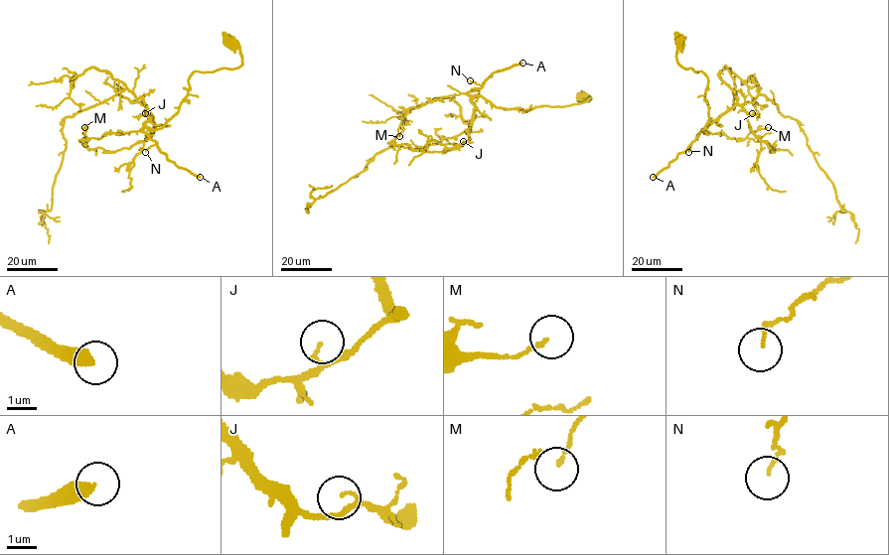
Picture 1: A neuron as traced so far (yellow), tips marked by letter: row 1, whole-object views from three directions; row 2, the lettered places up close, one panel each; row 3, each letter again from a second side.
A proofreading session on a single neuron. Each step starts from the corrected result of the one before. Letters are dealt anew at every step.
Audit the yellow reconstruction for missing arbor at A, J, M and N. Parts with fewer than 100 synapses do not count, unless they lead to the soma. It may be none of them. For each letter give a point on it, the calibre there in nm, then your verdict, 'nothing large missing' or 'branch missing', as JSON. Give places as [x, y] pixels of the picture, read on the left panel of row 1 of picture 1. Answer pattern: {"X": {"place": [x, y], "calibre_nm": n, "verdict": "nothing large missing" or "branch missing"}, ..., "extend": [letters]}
{"A": {"place": [200, 177], "calibre_nm": 440, "verdict": "branch missing"}, "J": {"place": [145, 113], "calibre_nm": 90, "verdict": "nothing large missing"}, "M": {"place": [84, 127], "calibre_nm": 120, "verdict": "nothing large missing"}, "N": {"place": [145, 152], "calibre_nm": 90, "verdict": "nothing large missing"}, "extend": ["A"]}

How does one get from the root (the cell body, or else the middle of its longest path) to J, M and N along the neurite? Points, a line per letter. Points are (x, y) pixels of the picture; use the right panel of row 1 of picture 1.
J: (678, 41), (677, 62), (700, 70), (707, 78), (705, 97), (709, 118), (702, 129), (736, 105), (752, 113)
M: (678, 41), (677, 62), (700, 70), (707, 78), (705, 97), (709, 118), (702, 129), (744, 139), (768, 127)
N: (678, 41), (677, 62), (685, 69), (700, 70), (707, 78), (705, 97), (709, 118), (688, 152)

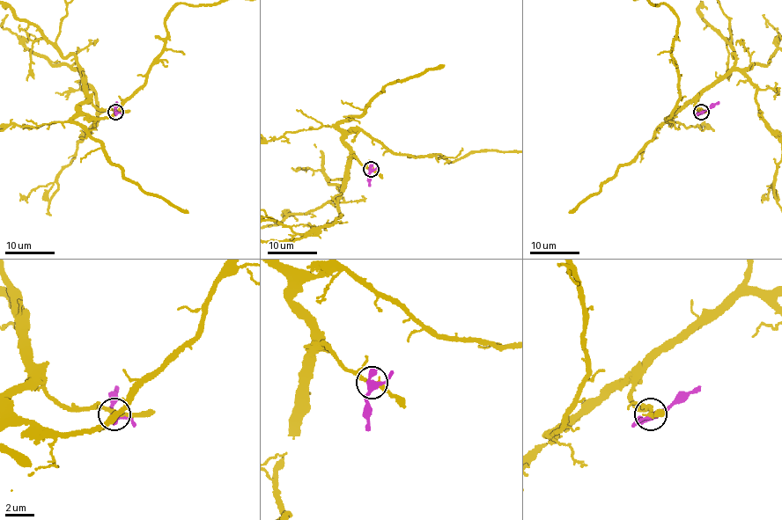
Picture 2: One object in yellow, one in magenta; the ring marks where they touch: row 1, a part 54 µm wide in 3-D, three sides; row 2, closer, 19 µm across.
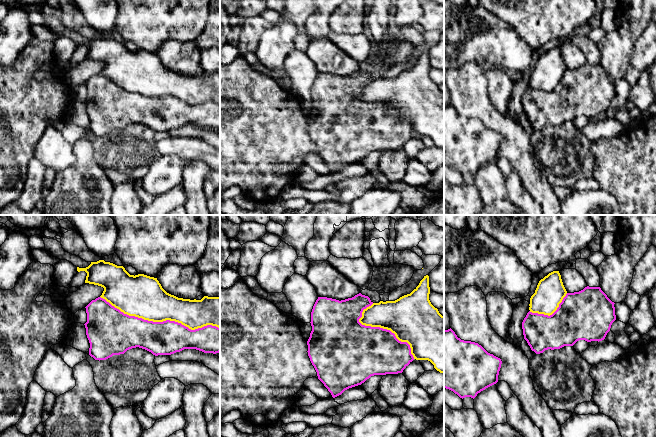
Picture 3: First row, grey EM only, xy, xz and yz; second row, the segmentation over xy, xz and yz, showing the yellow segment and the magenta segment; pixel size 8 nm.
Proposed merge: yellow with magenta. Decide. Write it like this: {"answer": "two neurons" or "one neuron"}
{"answer": "two neurons"}

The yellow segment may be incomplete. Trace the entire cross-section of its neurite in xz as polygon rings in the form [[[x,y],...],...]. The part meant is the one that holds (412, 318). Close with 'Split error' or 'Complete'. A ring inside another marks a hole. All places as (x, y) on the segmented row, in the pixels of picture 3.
[[[426,275],[410,294],[364,309],[359,322],[390,330],[399,341],[410,345],[414,359],[428,360],[444,373],[444,316],[431,304],[429,294]]]. Complete

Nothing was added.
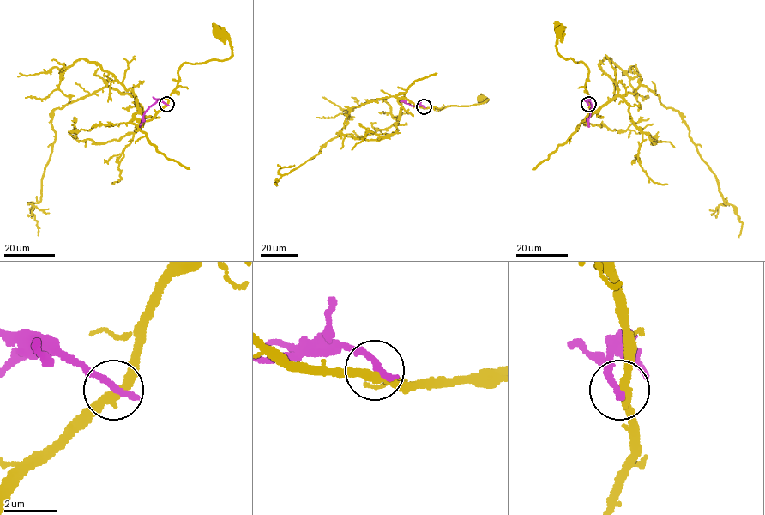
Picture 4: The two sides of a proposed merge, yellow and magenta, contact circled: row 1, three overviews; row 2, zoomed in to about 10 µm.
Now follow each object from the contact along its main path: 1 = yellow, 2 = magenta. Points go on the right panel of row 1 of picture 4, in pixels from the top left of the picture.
1: (588, 104), (585, 87), (587, 67), (580, 61), (574, 62), (558, 53), (558, 31)
2: (587, 104), (588, 100), (592, 106), (588, 127)

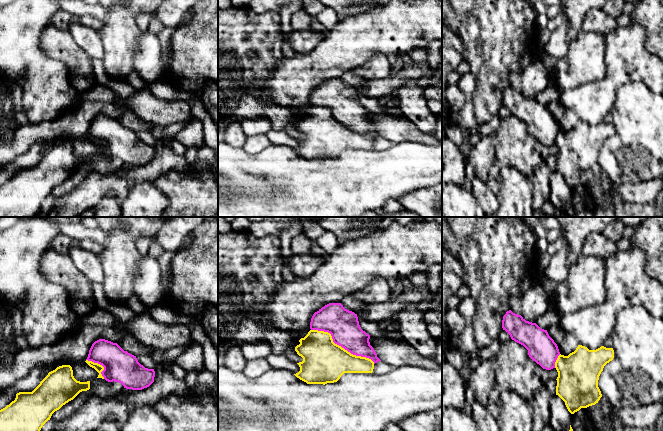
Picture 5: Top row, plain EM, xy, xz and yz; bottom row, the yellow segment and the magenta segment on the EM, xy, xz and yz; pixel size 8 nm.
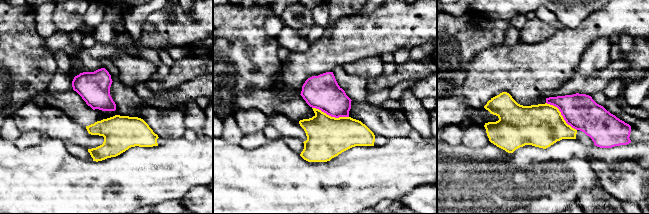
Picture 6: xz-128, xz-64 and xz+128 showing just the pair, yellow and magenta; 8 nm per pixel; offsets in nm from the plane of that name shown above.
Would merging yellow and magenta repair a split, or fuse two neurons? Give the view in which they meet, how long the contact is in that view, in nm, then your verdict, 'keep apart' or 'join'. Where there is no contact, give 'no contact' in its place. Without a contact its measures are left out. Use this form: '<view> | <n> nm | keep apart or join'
xz | 600 nm | keep apart

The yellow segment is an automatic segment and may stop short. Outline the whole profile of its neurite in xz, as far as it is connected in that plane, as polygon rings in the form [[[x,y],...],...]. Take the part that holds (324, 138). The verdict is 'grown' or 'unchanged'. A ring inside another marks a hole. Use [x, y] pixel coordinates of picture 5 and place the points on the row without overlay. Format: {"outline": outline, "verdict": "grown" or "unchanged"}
{"outline": [[[310,106],[299,116],[295,127],[303,134],[297,139],[300,147],[294,150],[307,160],[337,158],[344,149],[372,149],[374,138],[356,132],[333,118],[328,108]]], "verdict": "unchanged"}

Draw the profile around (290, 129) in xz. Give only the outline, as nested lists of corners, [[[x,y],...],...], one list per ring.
[[[288,123],[283,129],[289,136],[299,139],[303,137],[303,134],[297,130],[295,123]]]

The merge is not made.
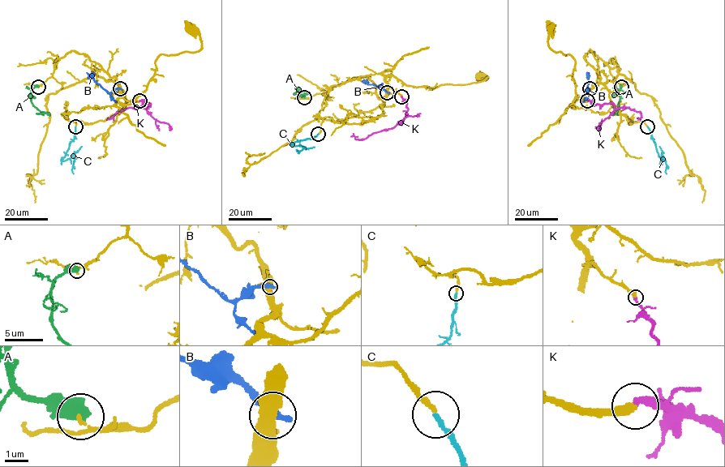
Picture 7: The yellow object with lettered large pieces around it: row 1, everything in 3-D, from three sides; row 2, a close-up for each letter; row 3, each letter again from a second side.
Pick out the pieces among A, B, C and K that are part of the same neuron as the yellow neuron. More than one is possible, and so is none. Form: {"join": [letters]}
{"join": ["C", "K"]}

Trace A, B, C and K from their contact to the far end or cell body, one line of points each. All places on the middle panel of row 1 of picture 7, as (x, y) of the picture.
A: (304, 97), (297, 92), (293, 94), (303, 94), (298, 87)
B: (387, 92), (362, 81)
C: (318, 134), (293, 143), (303, 147), (296, 152)
K: (401, 96), (408, 109), (401, 124), (362, 139), (356, 139), (353, 133)

